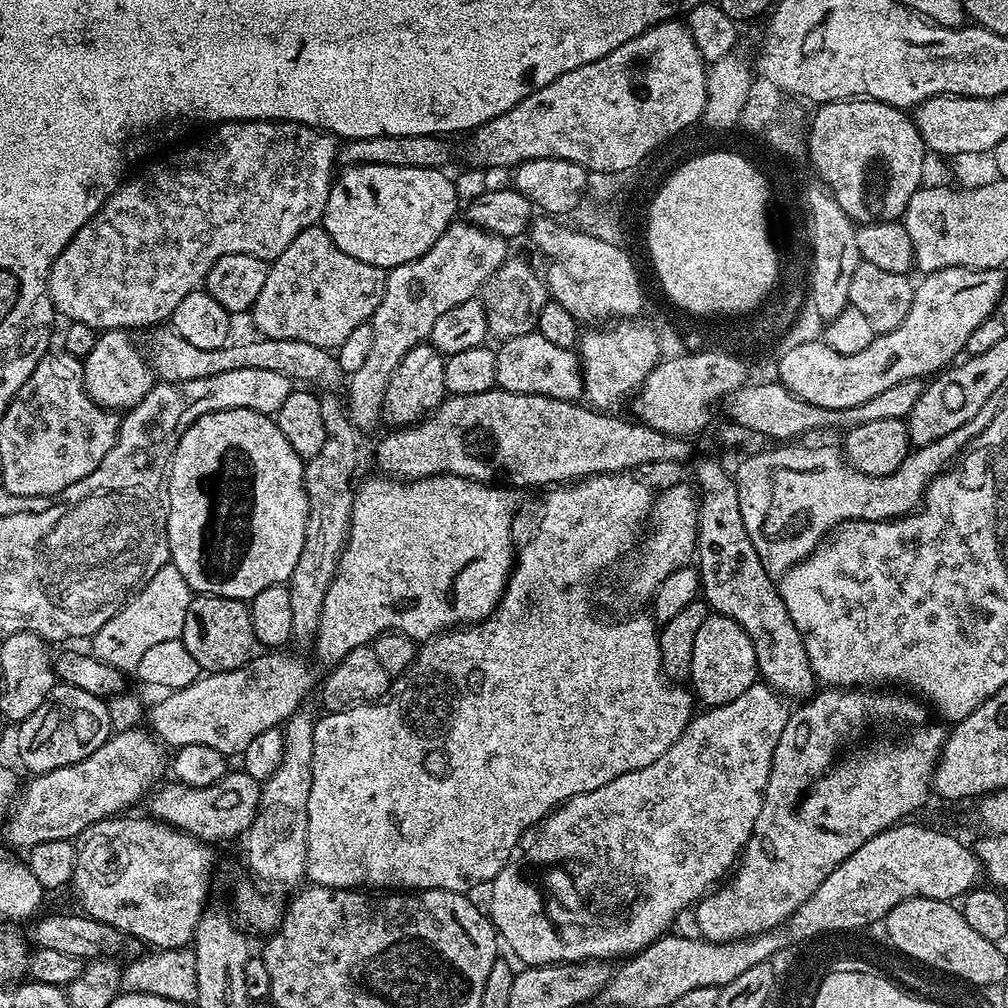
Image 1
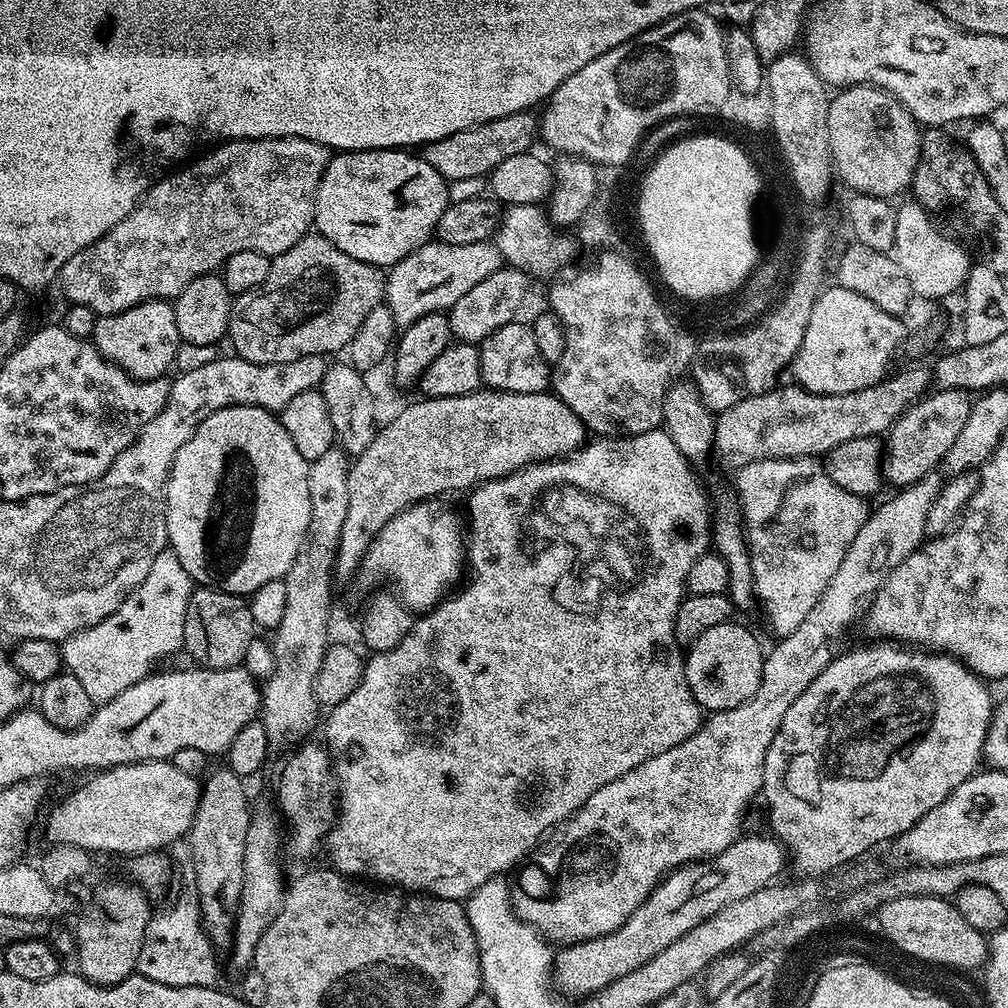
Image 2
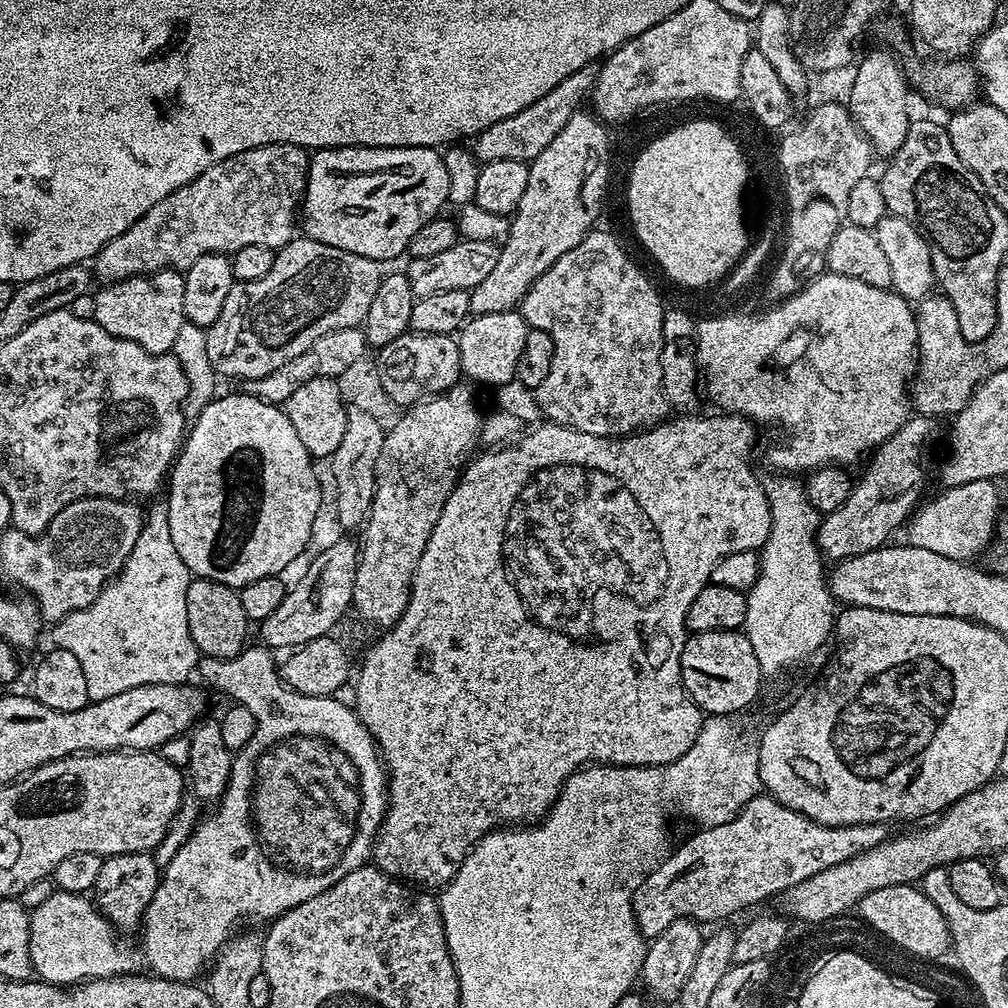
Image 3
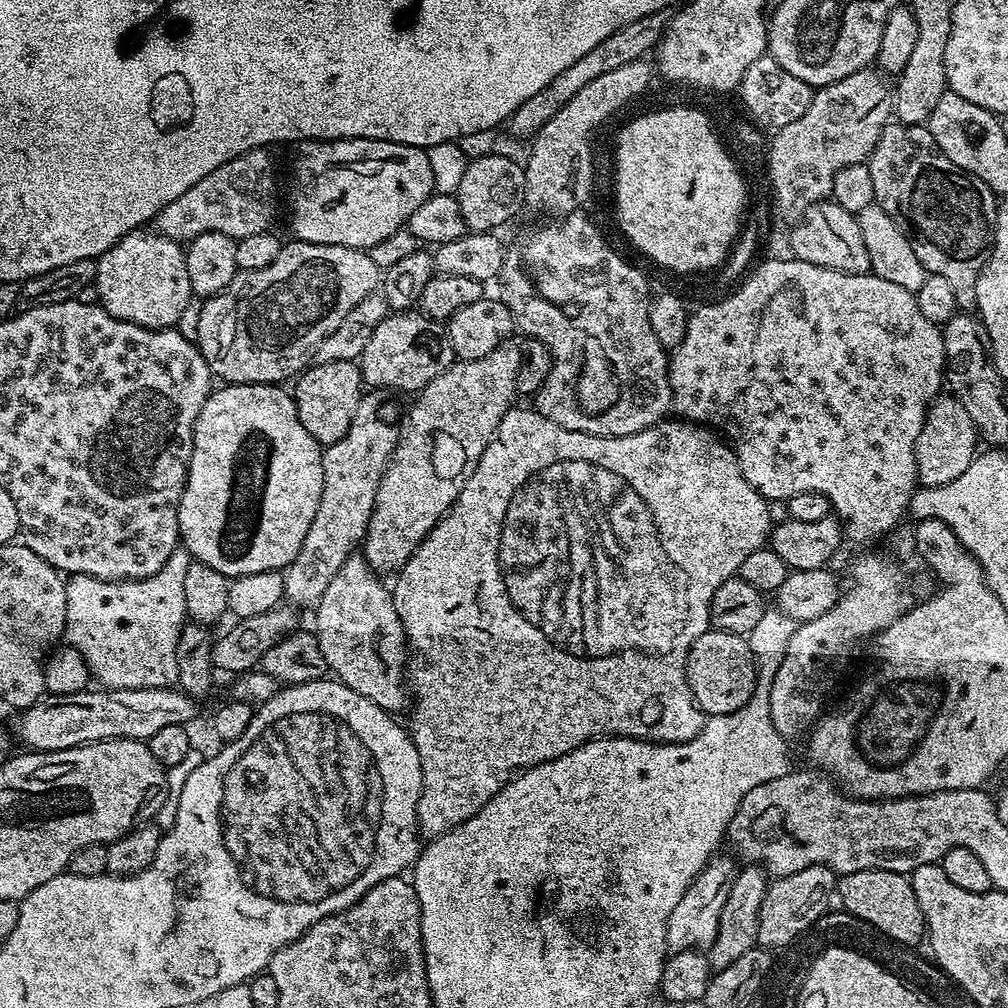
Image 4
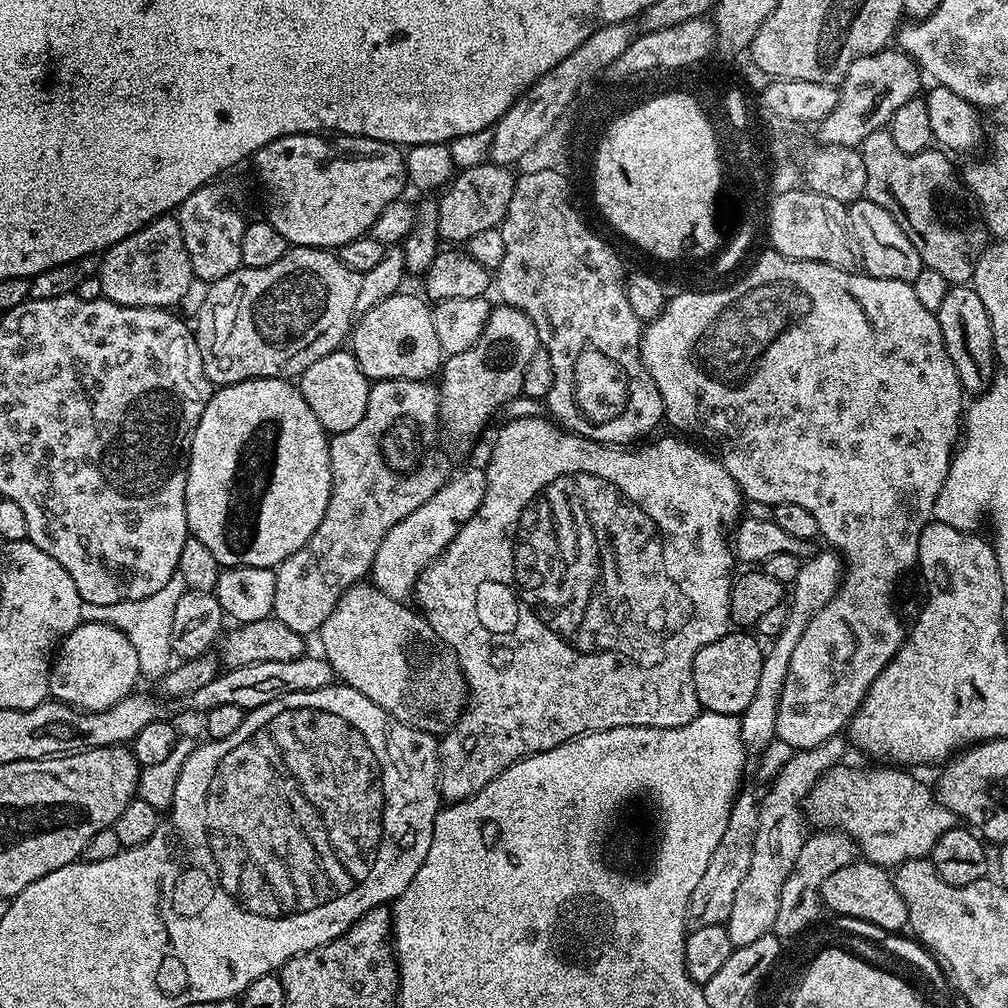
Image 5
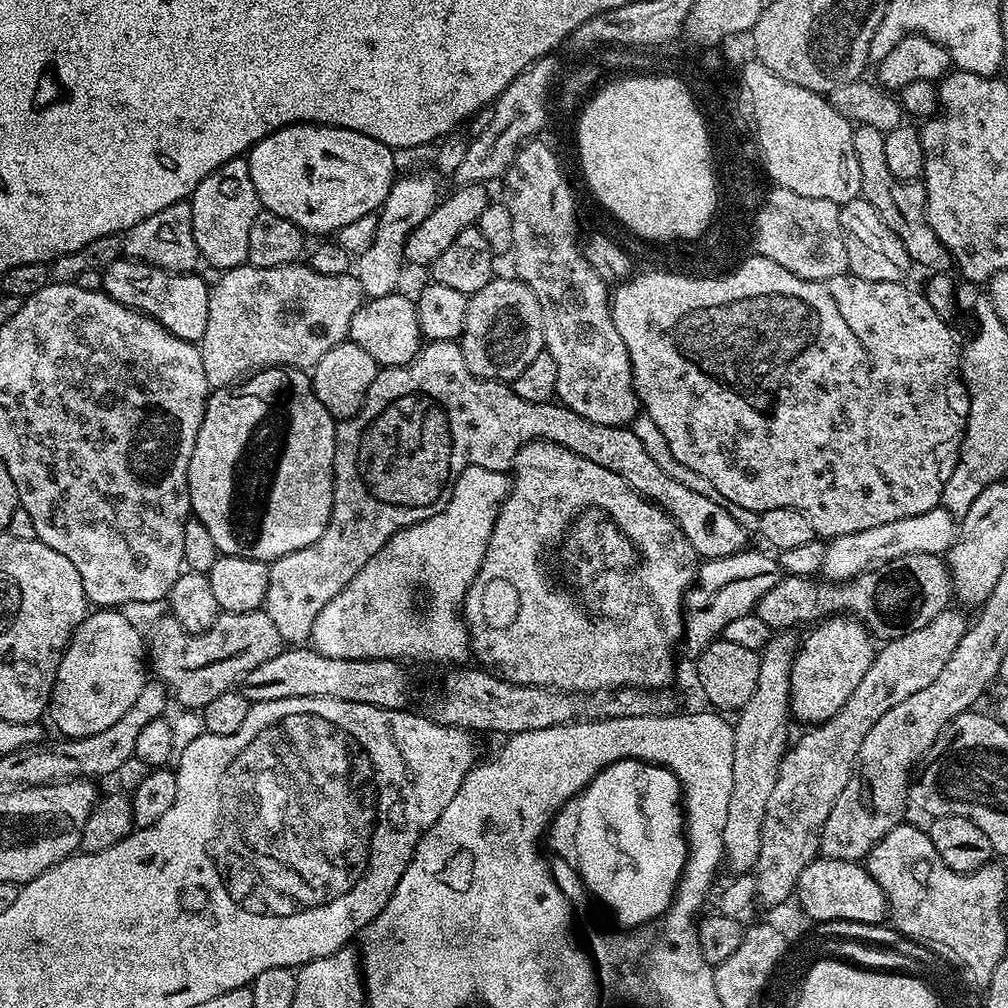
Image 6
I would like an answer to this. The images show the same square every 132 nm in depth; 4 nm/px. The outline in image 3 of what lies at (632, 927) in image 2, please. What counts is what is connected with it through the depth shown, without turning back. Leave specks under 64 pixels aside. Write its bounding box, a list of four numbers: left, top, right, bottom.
[632,794,886,938]

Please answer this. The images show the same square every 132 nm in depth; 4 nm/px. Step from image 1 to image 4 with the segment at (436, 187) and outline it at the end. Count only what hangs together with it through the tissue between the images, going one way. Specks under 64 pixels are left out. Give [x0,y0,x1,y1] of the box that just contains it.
[288,140,436,250]

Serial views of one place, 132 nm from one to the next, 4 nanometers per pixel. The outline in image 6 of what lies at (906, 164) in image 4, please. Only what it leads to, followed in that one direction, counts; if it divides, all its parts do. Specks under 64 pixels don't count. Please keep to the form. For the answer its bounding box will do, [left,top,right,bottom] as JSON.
[853,124,950,273]

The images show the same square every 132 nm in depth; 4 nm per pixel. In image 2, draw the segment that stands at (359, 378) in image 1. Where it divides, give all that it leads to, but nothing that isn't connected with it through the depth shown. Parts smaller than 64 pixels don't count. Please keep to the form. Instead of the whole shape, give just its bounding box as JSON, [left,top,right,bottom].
[383,242,500,326]

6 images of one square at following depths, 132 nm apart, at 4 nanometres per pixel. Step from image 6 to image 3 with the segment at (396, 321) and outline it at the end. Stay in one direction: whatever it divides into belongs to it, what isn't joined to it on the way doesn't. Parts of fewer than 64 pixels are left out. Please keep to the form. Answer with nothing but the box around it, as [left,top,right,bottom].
[378,330,462,406]

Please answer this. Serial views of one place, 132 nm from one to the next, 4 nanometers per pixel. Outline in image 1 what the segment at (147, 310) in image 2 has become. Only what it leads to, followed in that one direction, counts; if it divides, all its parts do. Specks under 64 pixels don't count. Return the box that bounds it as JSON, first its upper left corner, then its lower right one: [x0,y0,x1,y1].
[82,330,154,410]

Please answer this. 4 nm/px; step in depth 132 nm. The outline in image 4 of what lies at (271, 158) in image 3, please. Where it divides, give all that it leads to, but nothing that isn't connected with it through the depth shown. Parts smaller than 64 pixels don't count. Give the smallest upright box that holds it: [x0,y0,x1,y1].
[155,150,276,242]

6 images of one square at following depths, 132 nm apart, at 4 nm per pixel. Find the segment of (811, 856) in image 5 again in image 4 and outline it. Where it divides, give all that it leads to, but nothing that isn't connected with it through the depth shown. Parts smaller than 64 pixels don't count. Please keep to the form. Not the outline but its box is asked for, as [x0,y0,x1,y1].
[757,864,838,950]

